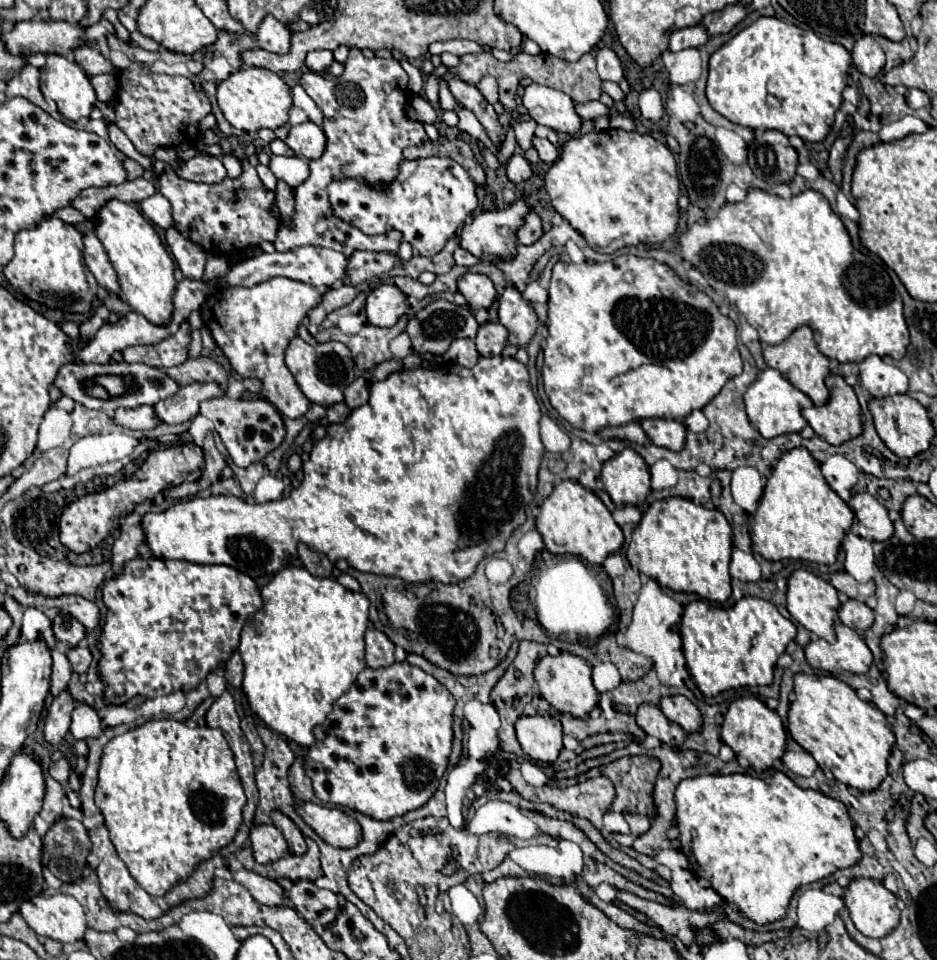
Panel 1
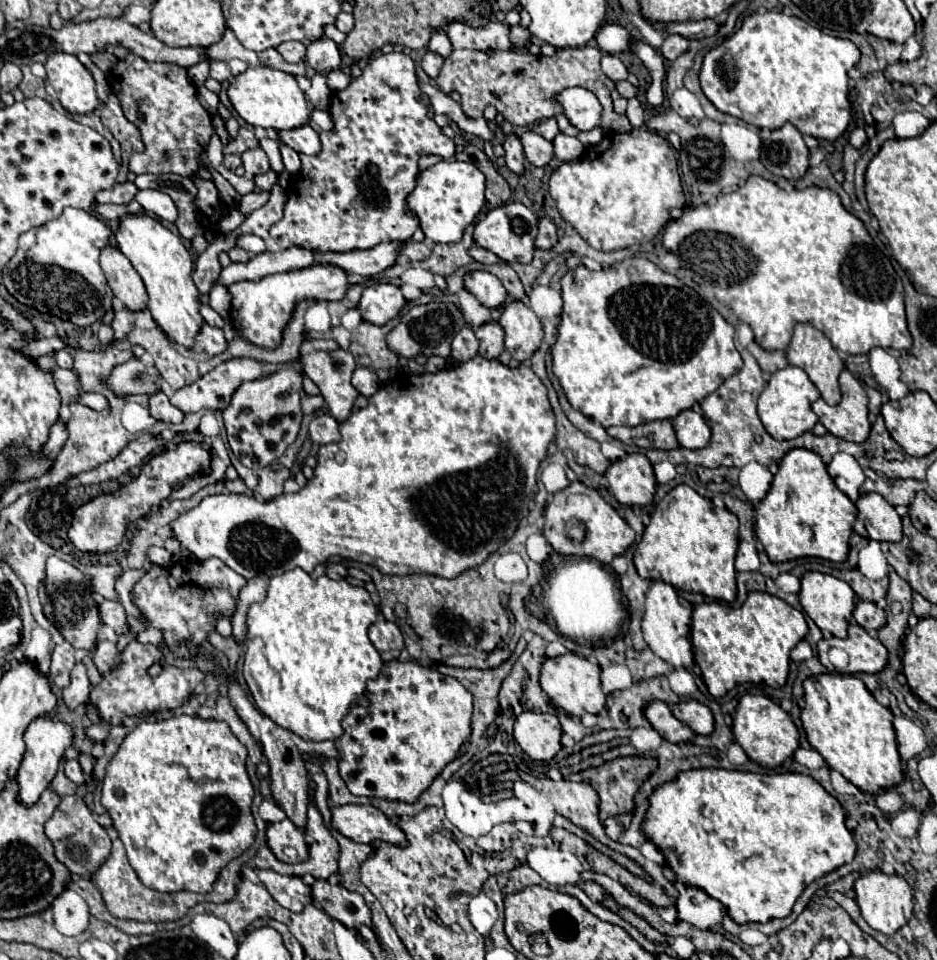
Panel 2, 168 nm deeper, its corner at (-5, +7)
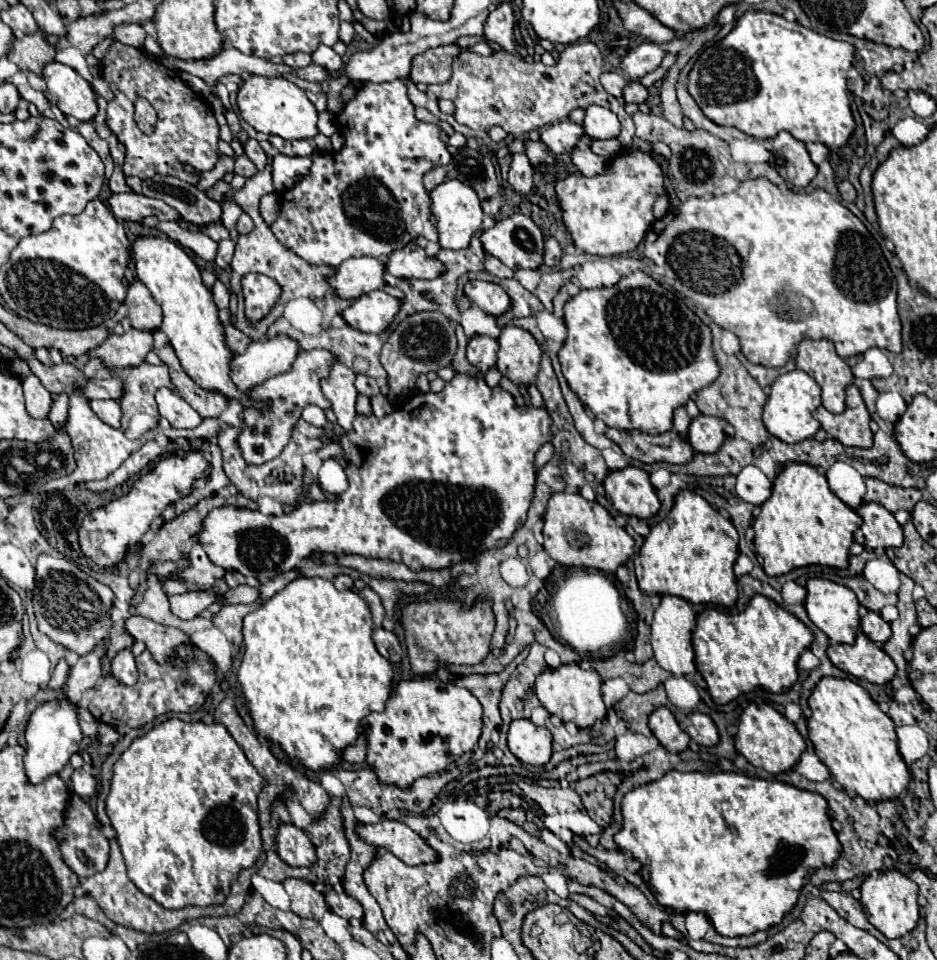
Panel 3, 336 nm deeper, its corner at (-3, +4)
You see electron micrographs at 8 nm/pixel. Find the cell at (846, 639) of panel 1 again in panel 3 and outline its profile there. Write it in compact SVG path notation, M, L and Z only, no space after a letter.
M861 630L855 644L833 644L827 648L827 656L839 670L873 684L887 684L897 670L893 660Z

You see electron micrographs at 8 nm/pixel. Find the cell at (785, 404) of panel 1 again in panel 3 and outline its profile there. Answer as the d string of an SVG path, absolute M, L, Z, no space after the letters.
M793 370L781 374L773 384L763 408L763 424L769 434L779 438L785 444L795 444L805 438L811 438L819 430L819 422L813 418L813 410L821 404L821 388L817 382L803 370Z

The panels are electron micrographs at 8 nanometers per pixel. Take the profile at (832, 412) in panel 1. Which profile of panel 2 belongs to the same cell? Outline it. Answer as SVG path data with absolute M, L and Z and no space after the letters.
M847 369L841 373L839 385L843 391L843 401L839 405L831 407L823 399L817 399L811 407L831 435L853 443L863 443L871 429L867 419L867 393L859 379L855 379Z

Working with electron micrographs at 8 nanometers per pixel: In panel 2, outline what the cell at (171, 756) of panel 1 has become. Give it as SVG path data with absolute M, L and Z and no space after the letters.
M179 715L179 717L171 717L171 719L163 719L163 721L143 721L141 725L135 727L135 731L131 731L123 739L117 755L107 765L107 775L103 779L101 805L111 815L113 827L117 829L119 839L125 845L129 865L135 869L137 877L141 879L141 883L145 887L155 889L155 891L161 891L161 893L177 893L177 891L209 893L209 889L213 889L213 881L217 881L221 869L229 861L233 861L239 855L243 855L253 845L255 835L257 835L257 827L255 827L255 821L253 821L253 815L251 815L253 785L249 781L247 769L245 769L245 761L247 761L247 749L237 741L237 737L231 733L231 729L229 729L227 723L215 721L215 719L201 719L201 717Z

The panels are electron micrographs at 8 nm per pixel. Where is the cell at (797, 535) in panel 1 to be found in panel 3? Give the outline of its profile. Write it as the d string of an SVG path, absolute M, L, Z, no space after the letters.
M789 462L783 472L773 482L773 494L759 506L759 516L753 520L755 530L755 550L763 558L763 570L769 576L787 574L793 568L821 564L831 568L847 568L849 546L853 542L853 532L859 528L861 518L855 510L843 504L827 484L827 478L811 464Z

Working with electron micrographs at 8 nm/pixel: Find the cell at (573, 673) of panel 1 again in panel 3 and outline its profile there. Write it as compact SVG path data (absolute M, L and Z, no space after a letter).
M561 664L559 668L545 668L537 680L535 680L535 694L539 702L549 710L549 714L555 714L563 720L563 710L573 708L571 720L579 728L589 728L597 720L603 720L607 710L601 698L601 678L595 670L583 670L579 664Z

